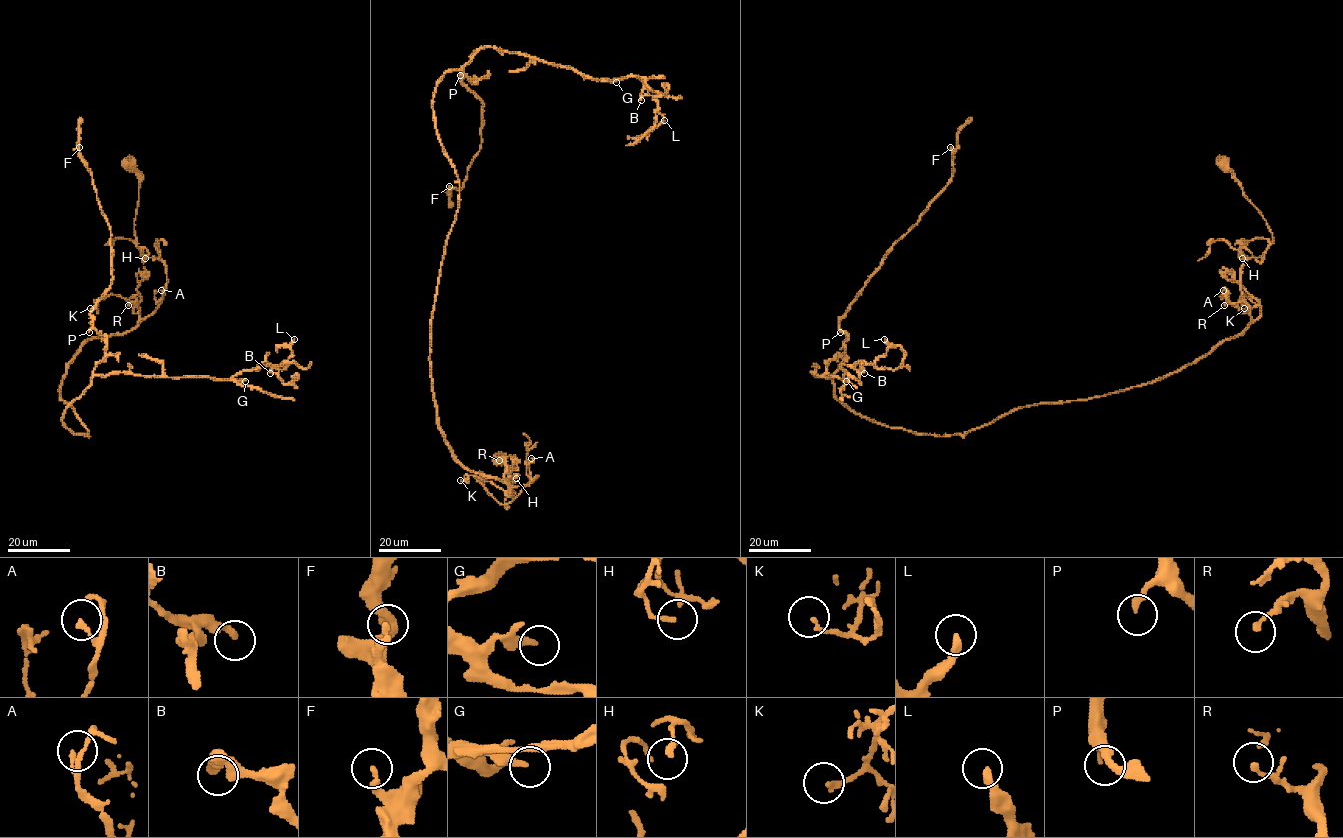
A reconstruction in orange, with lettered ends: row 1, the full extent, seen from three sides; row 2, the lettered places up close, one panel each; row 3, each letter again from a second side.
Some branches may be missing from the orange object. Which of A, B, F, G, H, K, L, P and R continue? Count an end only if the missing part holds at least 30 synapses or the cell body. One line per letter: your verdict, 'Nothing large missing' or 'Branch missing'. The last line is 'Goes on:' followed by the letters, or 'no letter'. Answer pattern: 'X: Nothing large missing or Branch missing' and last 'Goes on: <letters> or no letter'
A: Nothing large missing
B: Branch missing
F: Nothing large missing
G: Nothing large missing
H: Nothing large missing
K: Nothing large missing
L: Nothing large missing
P: Nothing large missing
R: Nothing large missing
Goes on: B

